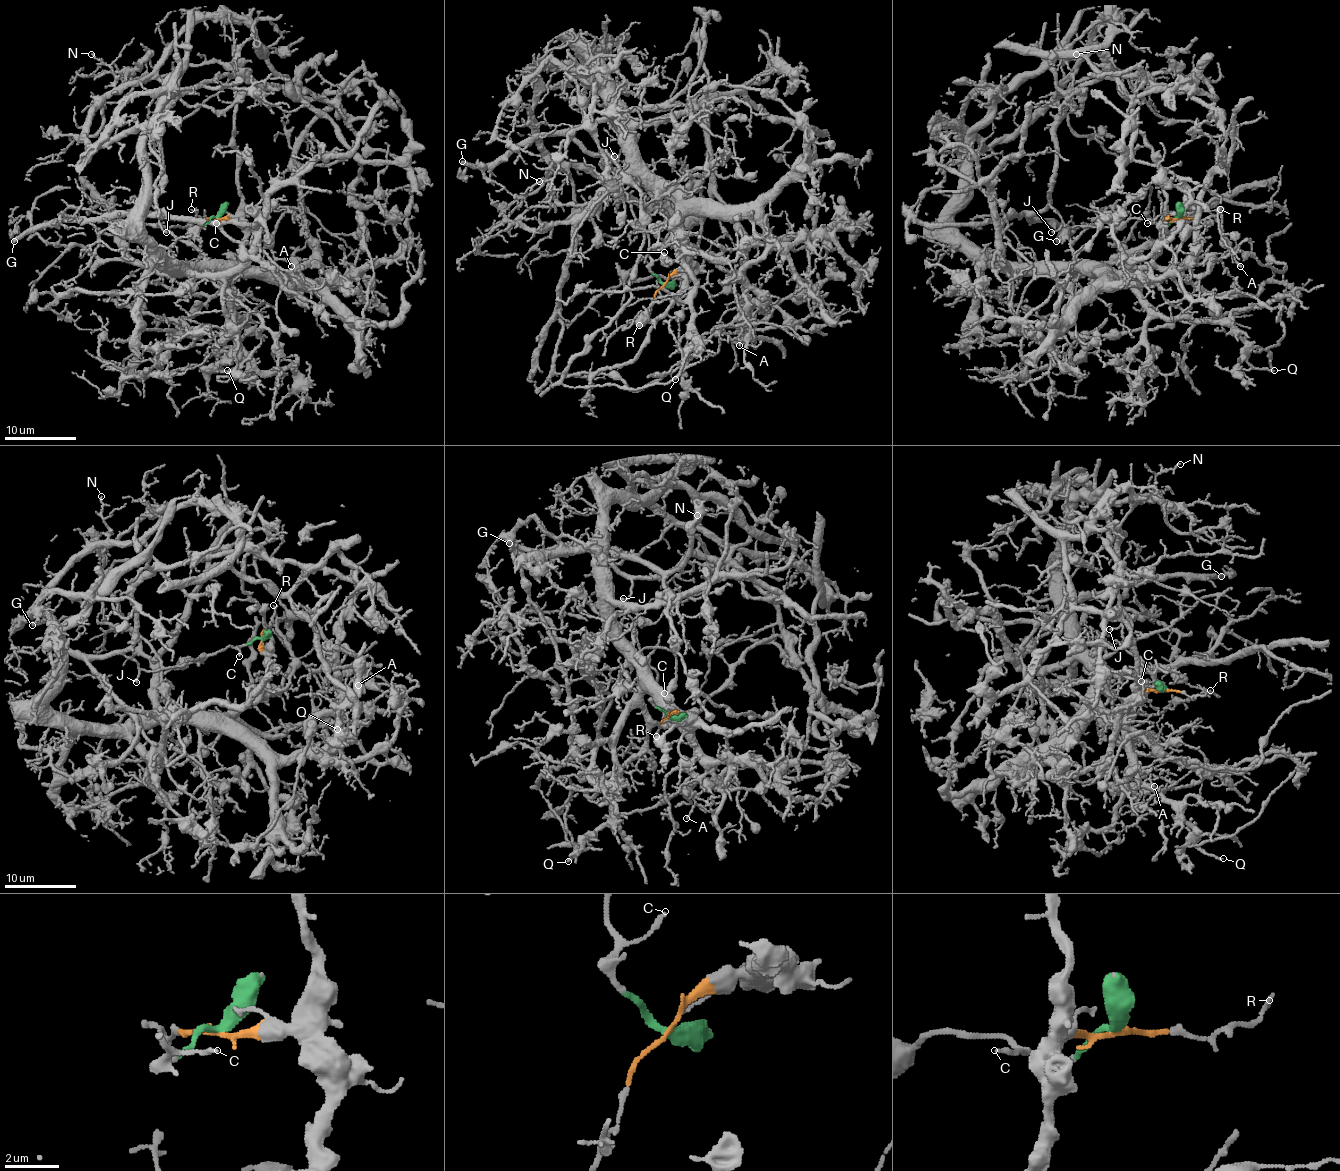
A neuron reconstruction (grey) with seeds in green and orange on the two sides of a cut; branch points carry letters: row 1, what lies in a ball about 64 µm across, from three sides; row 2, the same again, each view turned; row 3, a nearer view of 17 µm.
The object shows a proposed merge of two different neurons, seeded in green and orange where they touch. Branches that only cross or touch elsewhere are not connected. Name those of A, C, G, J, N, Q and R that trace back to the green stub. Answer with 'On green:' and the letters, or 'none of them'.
On green: C, G, J

